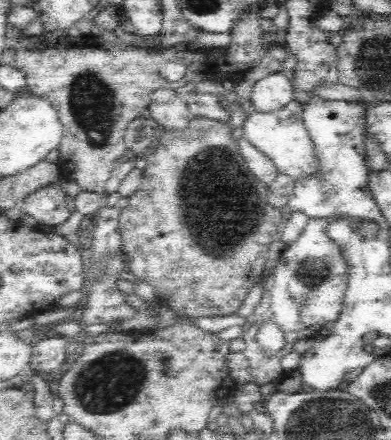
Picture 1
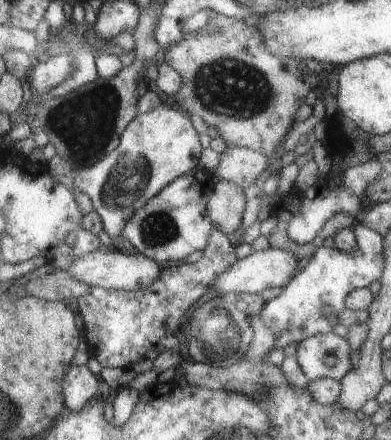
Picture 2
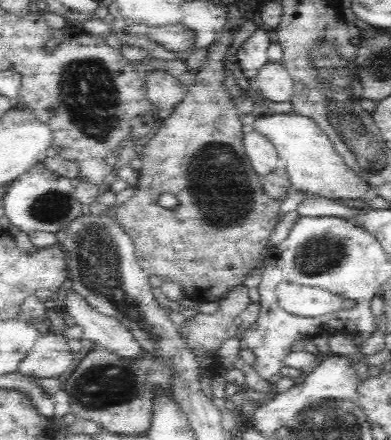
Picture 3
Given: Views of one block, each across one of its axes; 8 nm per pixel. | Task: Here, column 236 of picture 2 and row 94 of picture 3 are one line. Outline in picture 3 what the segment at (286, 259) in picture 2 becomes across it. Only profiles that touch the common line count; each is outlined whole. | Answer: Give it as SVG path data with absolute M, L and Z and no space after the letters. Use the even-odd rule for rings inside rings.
M268 62L266 66L262 66L258 76L254 78L254 84L258 84L256 90L260 90L260 94L270 102L290 102L292 100L294 80L282 62L280 64Z

